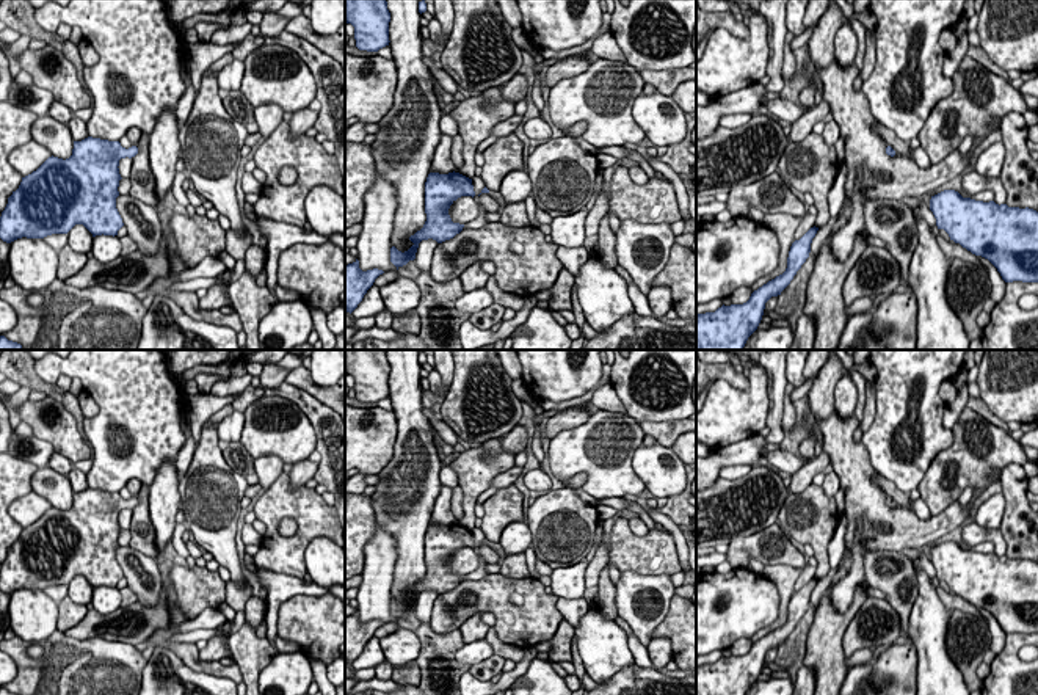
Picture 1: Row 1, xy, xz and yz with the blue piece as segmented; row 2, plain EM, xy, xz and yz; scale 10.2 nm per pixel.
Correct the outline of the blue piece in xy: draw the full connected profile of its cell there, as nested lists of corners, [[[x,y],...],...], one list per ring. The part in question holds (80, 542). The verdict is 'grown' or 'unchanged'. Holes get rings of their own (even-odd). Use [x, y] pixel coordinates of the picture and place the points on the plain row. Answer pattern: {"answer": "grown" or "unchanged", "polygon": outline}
{"answer": "unchanged", "polygon": [[[88,488],[74,493],[72,507],[66,511],[49,508],[36,522],[22,529],[0,568],[0,590],[11,595],[17,590],[44,590],[52,585],[67,585],[75,576],[83,576],[93,588],[118,587],[124,577],[116,560],[118,538],[122,530],[119,511],[132,510],[138,499],[122,499],[119,493]]]}

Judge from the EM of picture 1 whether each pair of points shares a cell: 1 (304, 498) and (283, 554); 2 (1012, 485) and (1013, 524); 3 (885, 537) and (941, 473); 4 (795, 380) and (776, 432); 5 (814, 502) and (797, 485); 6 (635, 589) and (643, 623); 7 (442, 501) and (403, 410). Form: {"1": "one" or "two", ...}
{"1": "one", "2": "one", "3": "two", "4": "two", "5": "two", "6": "one", "7": "two"}

